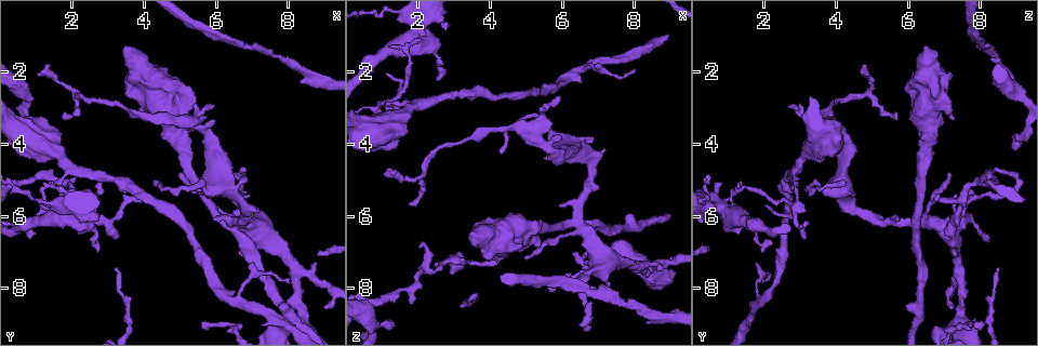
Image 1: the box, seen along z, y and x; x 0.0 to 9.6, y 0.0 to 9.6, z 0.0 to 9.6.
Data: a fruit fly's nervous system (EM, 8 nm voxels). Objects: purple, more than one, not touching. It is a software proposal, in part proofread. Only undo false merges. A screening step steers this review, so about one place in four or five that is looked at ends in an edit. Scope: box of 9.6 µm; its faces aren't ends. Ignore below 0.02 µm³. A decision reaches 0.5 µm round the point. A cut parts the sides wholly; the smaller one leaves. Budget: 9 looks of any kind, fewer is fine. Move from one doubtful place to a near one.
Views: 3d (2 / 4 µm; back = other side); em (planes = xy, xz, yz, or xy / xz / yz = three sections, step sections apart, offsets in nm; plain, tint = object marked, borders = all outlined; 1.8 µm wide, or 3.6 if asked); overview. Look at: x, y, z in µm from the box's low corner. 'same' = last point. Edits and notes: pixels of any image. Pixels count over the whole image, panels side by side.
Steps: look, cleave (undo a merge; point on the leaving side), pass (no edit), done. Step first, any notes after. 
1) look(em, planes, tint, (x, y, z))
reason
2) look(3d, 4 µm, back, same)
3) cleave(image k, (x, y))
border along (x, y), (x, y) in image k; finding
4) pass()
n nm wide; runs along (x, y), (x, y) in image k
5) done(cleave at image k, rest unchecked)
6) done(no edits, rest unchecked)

look(em, planes, tint, (6.30, 6.20, 6.10))
thick turns thin

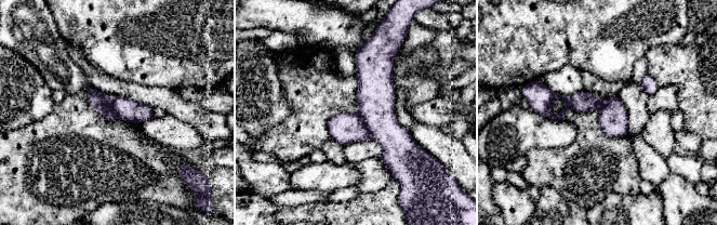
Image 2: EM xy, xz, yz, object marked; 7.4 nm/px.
cleave(image 2, (345, 128))
border along (357, 114), (361, 118), (371, 139) in image 2; a second neuron is stuck on

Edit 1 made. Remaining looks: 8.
look(overview)

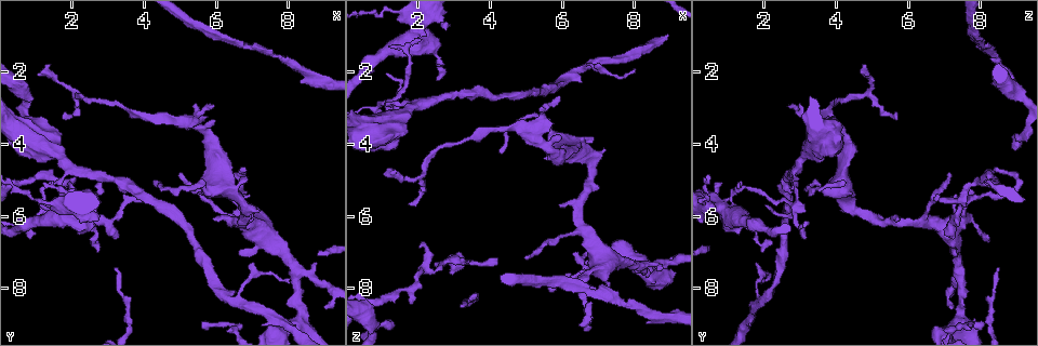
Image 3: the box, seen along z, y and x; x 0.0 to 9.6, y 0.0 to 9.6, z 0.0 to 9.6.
look(em, planes, plain, (1.90, 5.15, 7.75))
thin neck

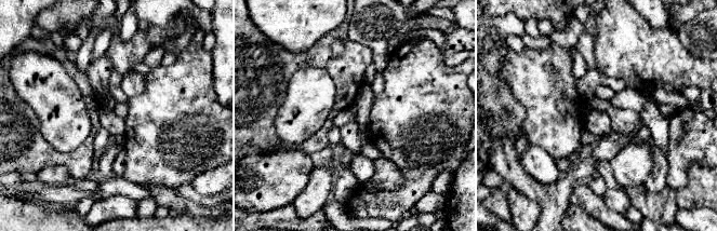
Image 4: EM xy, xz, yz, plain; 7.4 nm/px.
look(em, planes, tint, same)

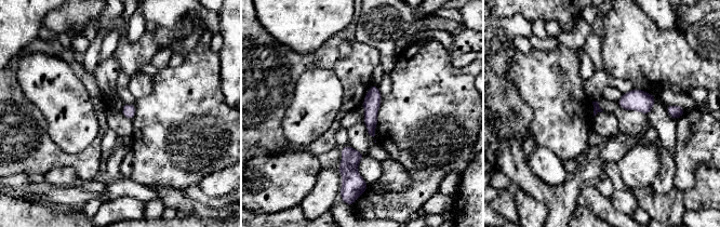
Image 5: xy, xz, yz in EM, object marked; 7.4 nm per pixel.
pass()
70 nm wide; runs along (375, 88), (371, 104), (371, 132) in image 5; all the same neuron

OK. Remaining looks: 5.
look(em, 3.6 µm, yz, step 4, tint, (2.00, 5.70, 0.80))
branch point

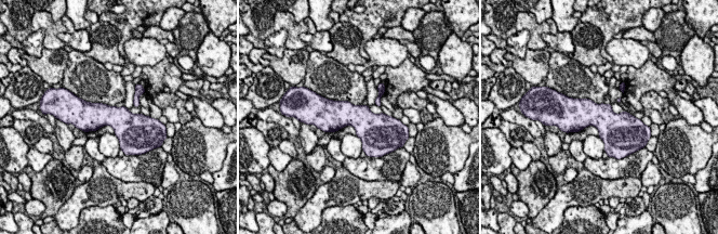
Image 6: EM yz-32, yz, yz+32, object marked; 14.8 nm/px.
look(em, 3.6 µm, planes, tint, same)

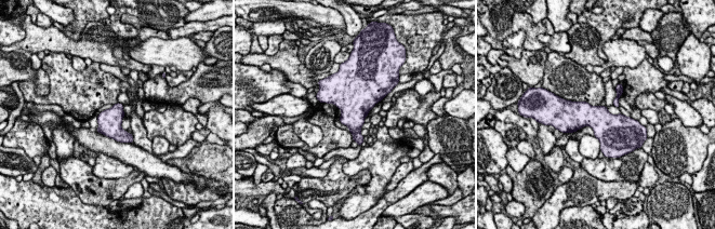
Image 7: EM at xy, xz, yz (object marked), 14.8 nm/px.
pass()
one neuron here

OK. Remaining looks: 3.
look(em, planes, tint, (1.20, 5.55, 2.90))
two arms in line, one across

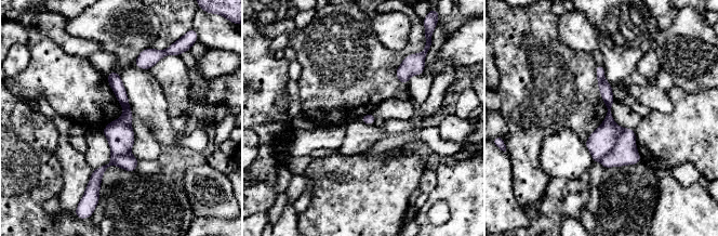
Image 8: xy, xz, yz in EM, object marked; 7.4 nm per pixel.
cleave(image 8, (603, 139))
80 nm wide; border along (623, 128), (613, 148), (600, 161) in image 8; two neurons meet here

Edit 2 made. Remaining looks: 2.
done(cleave at image 2, cleave at image 8, rest unchecked)

